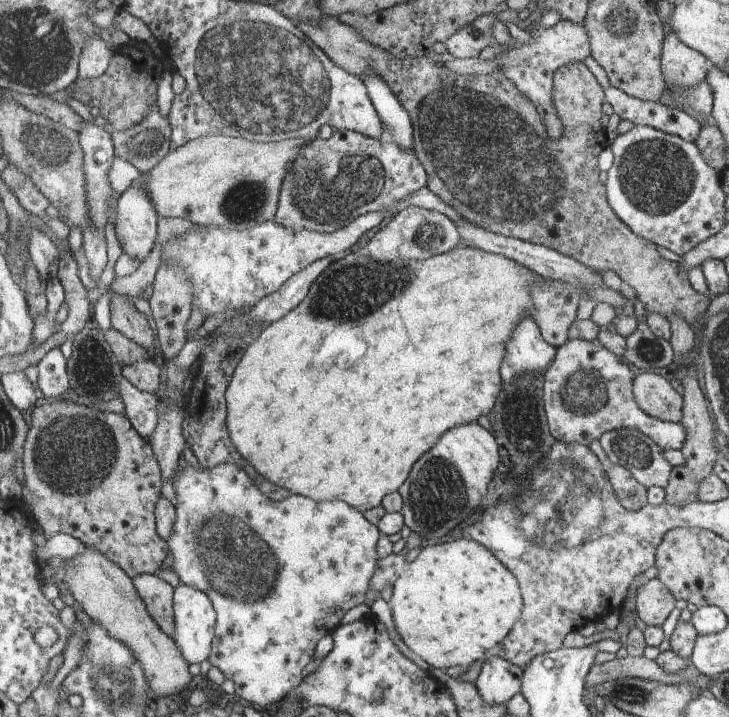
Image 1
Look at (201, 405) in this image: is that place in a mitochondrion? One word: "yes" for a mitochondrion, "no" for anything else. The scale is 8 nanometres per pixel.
no

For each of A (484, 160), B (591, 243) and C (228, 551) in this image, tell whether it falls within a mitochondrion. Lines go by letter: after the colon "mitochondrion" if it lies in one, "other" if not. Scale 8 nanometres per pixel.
A: mitochondrion
B: other
C: mitochondrion

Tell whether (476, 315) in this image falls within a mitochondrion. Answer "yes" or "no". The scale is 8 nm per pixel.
no

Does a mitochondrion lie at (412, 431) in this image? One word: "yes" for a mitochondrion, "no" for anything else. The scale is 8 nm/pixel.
no

